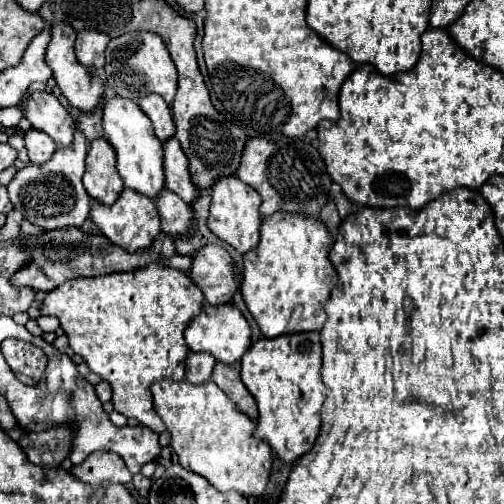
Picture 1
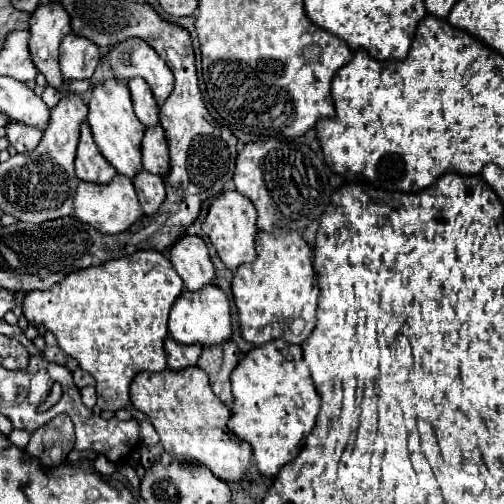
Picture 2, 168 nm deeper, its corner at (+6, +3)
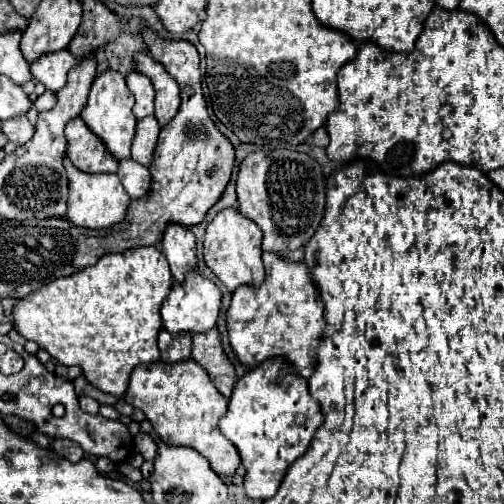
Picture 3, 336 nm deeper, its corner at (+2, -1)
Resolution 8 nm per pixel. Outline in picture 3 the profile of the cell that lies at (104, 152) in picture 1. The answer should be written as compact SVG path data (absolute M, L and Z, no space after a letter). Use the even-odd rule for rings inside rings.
M81 118L71 120L65 128L69 140L69 160L75 168L89 174L113 174L119 162L103 148L105 144L83 124Z

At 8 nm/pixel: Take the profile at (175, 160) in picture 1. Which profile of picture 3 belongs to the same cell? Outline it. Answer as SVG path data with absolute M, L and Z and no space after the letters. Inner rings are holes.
M145 116L145 120L137 122L137 132L133 138L133 146L131 146L131 158L143 166L151 166L153 160L153 152L157 146L157 138L159 138L159 122L155 116Z

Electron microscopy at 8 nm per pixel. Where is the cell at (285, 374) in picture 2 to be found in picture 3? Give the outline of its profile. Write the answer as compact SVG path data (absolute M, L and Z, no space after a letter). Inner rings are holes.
M279 356L241 376L233 388L229 410L219 420L223 436L237 446L247 468L245 490L249 498L271 498L279 490L287 468L307 452L315 430L323 422L321 406L309 394L307 380L285 372L287 368L289 364Z

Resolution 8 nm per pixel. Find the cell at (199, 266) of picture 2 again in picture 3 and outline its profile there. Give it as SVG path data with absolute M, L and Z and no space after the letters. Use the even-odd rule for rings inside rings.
M169 224L161 240L163 254L171 266L171 274L177 282L185 282L189 272L197 270L197 240L187 226Z

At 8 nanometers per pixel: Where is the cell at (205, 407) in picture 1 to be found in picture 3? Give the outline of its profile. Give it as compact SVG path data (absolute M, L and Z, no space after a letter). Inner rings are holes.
M185 360L183 364L141 364L131 374L131 384L125 394L125 402L143 410L149 418L155 434L171 446L189 446L205 456L211 468L219 476L233 476L241 464L237 448L221 434L219 420L227 414L227 400L217 392L209 374L195 364Z

